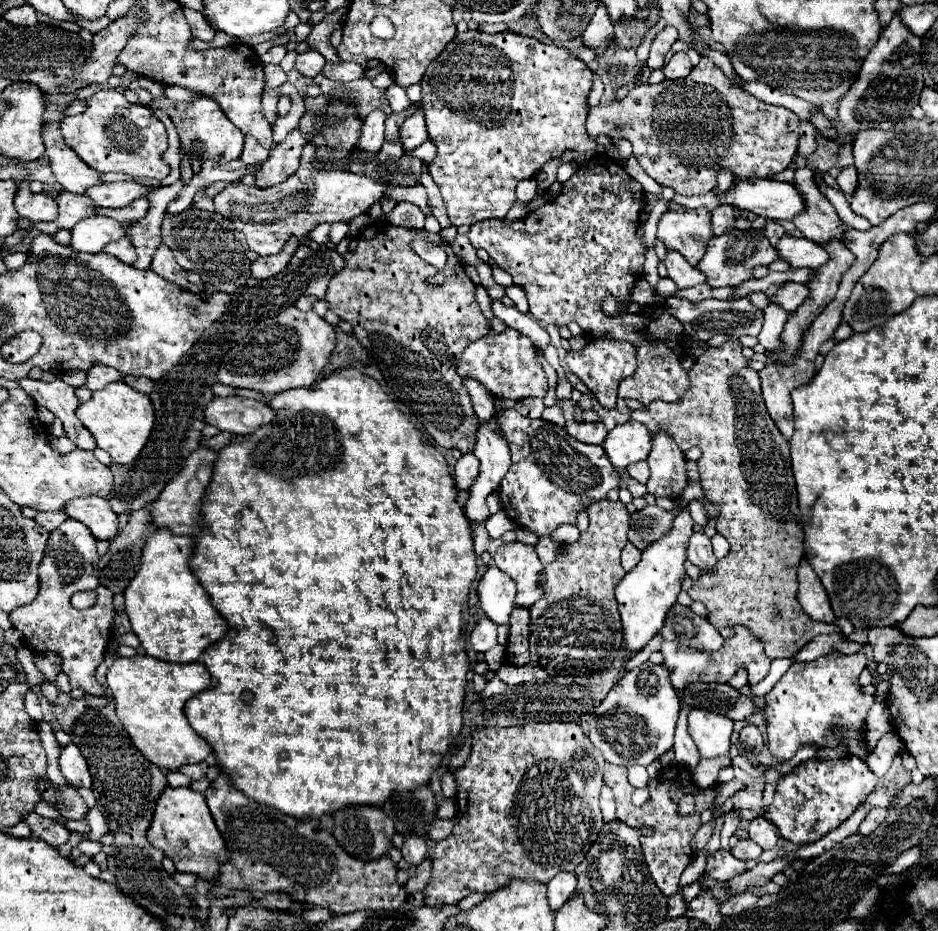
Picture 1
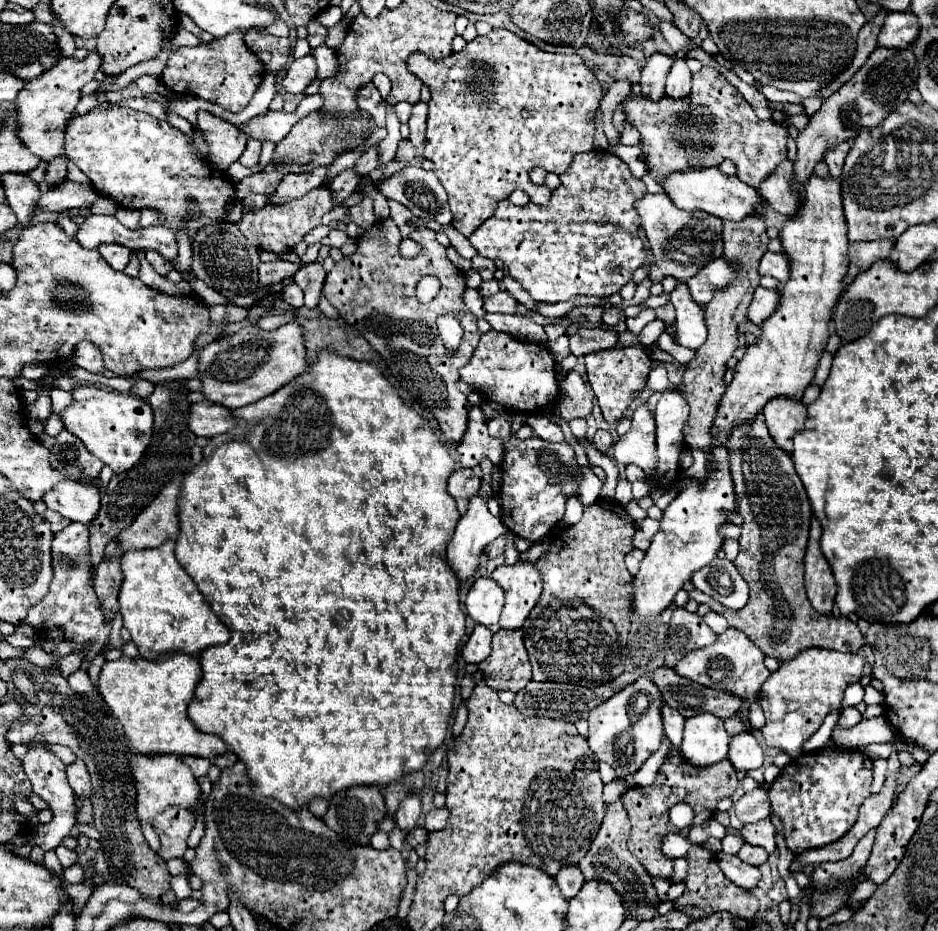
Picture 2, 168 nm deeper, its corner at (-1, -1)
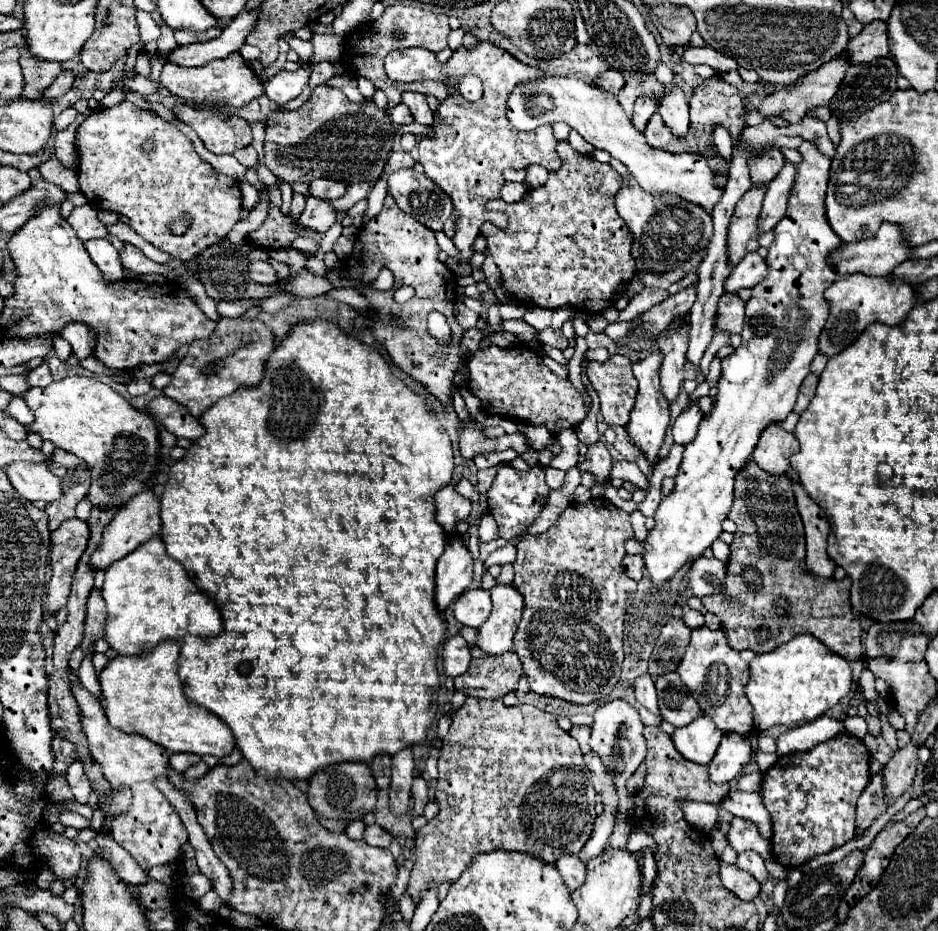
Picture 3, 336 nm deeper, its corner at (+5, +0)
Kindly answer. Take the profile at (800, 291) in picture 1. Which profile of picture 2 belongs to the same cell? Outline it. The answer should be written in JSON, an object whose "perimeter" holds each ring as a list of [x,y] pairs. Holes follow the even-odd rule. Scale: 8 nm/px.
{"perimeter":[[[757,288],[753,292],[753,300],[747,308],[747,320],[753,324],[761,324],[769,314],[773,314],[773,302],[777,302],[777,290],[767,290],[767,288]]]}

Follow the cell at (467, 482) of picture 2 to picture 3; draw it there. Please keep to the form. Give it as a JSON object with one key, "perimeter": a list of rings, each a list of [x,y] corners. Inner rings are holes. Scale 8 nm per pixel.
{"perimeter":[[[445,485],[435,495],[437,501],[437,517],[447,533],[455,531],[455,523],[459,519],[467,519],[471,513],[471,501],[455,491],[455,485]]]}

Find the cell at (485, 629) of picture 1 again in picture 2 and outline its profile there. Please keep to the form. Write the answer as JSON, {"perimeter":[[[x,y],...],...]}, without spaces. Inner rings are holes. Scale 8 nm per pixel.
{"perimeter":[[[481,624],[475,626],[473,634],[469,636],[467,644],[461,648],[461,656],[467,664],[479,664],[489,656],[489,642],[493,632]]]}

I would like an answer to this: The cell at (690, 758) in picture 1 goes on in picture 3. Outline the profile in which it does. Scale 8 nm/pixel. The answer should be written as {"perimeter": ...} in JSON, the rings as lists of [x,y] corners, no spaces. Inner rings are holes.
{"perimeter":[[[643,675],[639,679],[635,679],[635,695],[637,695],[637,701],[641,705],[645,705],[653,715],[661,717],[659,713],[659,703],[657,703],[657,693],[655,693],[655,683],[649,675]]]}

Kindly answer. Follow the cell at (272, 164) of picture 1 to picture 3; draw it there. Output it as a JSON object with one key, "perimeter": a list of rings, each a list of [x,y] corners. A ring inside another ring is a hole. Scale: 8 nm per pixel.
{"perimeter":[[[319,85],[311,97],[295,111],[273,111],[271,121],[267,121],[265,131],[265,165],[271,169],[271,173],[287,183],[295,181],[313,181],[319,177],[331,177],[351,183],[357,181],[371,181],[375,183],[387,163],[387,157],[391,153],[391,137],[393,131],[389,127],[391,119],[387,111],[377,109],[375,103],[351,103],[339,89],[329,89],[325,85]]]}

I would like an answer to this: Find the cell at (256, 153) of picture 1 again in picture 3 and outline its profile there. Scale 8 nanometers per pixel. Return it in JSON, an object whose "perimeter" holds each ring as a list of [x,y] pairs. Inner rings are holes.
{"perimeter":[[[247,145],[235,153],[235,159],[245,167],[253,167],[257,163],[257,151],[253,149],[253,145]]]}

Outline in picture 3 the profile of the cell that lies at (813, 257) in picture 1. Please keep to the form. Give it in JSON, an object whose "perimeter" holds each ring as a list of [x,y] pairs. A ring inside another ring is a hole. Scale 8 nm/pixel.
{"perimeter":[[[747,253],[731,277],[725,281],[725,291],[737,293],[741,287],[753,287],[767,275],[767,261],[759,253]]]}

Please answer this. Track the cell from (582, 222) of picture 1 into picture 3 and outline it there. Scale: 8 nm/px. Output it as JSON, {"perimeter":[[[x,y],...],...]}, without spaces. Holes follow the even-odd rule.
{"perimeter":[[[561,141],[559,143],[559,157],[563,161],[561,169],[549,173],[549,179],[543,187],[537,187],[537,189],[529,189],[521,201],[517,203],[505,203],[503,199],[493,199],[489,201],[485,207],[487,211],[499,211],[499,213],[505,213],[509,217],[509,225],[505,229],[493,225],[491,221],[487,221],[483,227],[481,227],[481,235],[487,239],[487,251],[491,253],[493,261],[497,263],[499,271],[501,271],[501,279],[503,279],[503,289],[505,293],[509,293],[515,301],[521,301],[523,305],[529,305],[529,307],[563,307],[563,305],[569,305],[569,307],[575,307],[575,309],[581,309],[581,311],[587,311],[589,315],[597,315],[601,313],[603,309],[607,309],[611,305],[611,297],[613,297],[613,291],[621,285],[621,283],[627,283],[631,281],[633,273],[635,273],[635,259],[631,257],[631,231],[625,227],[625,221],[619,217],[617,209],[615,209],[615,193],[619,191],[619,183],[623,181],[621,175],[609,165],[609,163],[601,163],[597,161],[593,155],[579,155],[567,141]]]}

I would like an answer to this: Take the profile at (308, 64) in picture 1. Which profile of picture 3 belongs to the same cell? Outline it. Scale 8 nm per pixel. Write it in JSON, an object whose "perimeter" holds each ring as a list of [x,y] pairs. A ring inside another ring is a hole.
{"perimeter":[[[299,67],[297,71],[279,71],[271,81],[265,83],[265,93],[277,105],[289,103],[291,99],[299,97],[301,91],[309,83],[309,67]]]}

